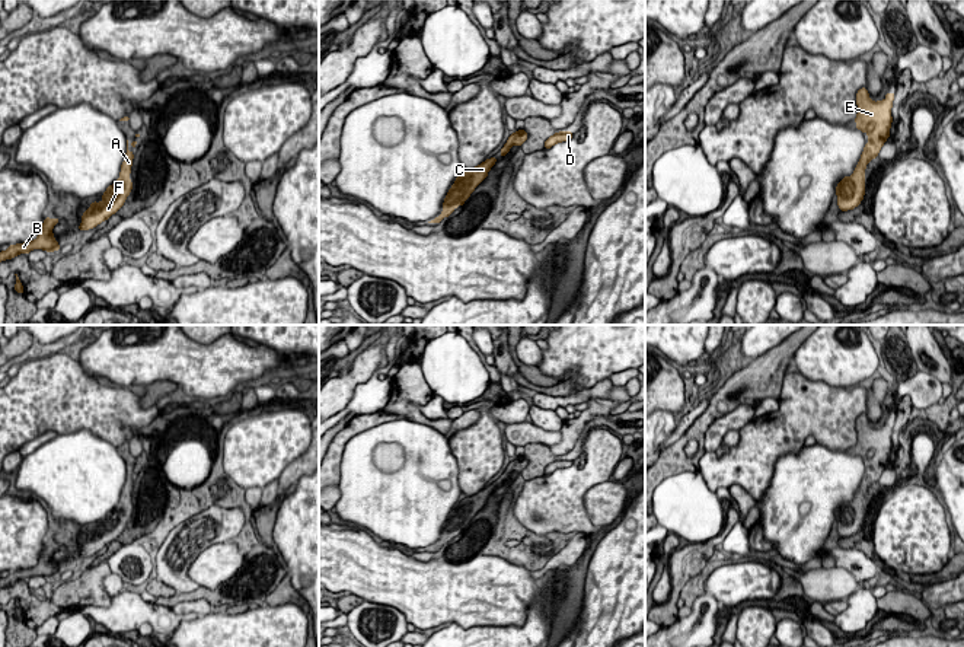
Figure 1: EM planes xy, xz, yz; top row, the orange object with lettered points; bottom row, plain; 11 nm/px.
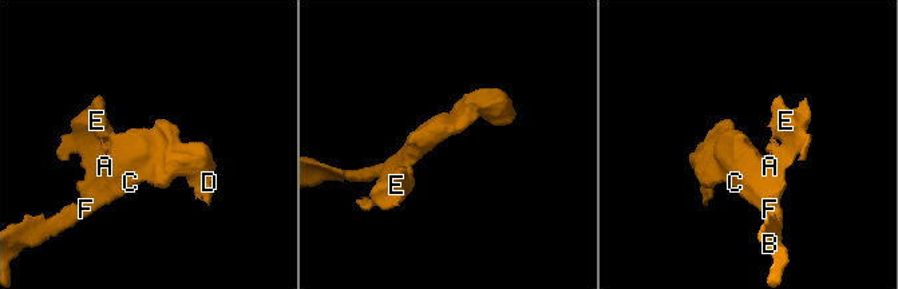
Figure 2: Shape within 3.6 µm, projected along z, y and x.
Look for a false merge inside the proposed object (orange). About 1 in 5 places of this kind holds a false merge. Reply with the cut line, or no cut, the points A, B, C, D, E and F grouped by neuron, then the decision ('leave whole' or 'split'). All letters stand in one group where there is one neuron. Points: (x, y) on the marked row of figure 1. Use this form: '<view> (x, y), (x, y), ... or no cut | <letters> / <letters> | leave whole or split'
no cut | A B C D E F | leave whole

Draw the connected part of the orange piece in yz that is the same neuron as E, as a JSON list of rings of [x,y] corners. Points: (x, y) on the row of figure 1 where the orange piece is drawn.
[[[866,87],[856,93],[858,115],[853,119],[856,128],[868,134],[861,159],[852,176],[845,176],[836,187],[837,205],[842,211],[853,210],[865,195],[865,168],[869,160],[878,157],[882,144],[890,137],[893,122],[891,108],[894,92],[887,93],[884,101],[869,99]]]

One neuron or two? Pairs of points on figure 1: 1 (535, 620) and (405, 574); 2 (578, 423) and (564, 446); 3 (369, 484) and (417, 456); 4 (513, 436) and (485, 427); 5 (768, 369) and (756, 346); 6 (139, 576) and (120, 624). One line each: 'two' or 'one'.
1: two
2: one
3: one
4: two
5: two
6: two

